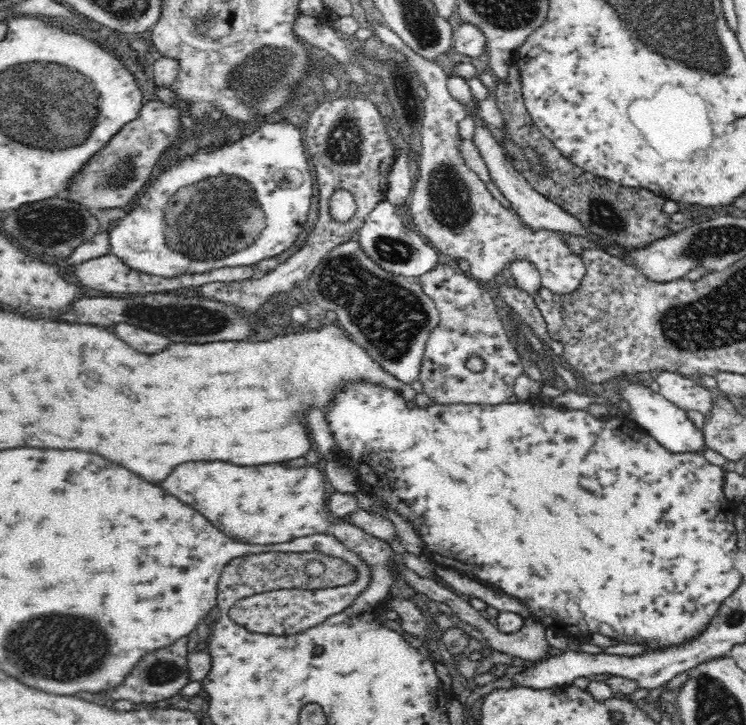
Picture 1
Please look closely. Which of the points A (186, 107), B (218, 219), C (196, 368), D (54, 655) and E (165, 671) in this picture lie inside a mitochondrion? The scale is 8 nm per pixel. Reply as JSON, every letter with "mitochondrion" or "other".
{"A":"other","B":"mitochondrion","C":"other","D":"mitochondrion","E":"mitochondrion"}

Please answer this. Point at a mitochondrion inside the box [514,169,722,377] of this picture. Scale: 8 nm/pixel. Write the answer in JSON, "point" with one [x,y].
{"point":[604,215]}

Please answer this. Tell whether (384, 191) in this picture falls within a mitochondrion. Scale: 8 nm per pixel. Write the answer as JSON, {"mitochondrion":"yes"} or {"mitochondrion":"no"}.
{"mitochondrion":"no"}

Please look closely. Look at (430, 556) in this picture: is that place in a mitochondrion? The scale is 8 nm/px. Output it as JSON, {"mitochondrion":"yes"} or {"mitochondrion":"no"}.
{"mitochondrion":"no"}

